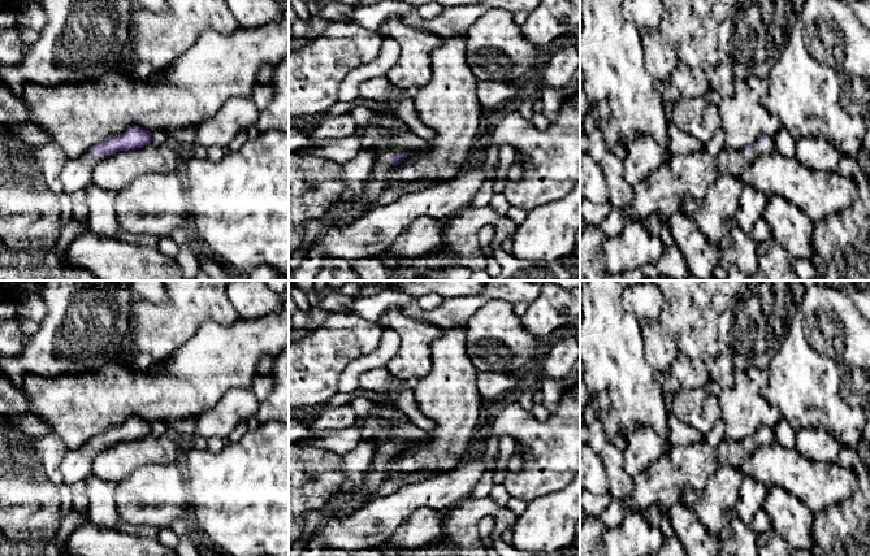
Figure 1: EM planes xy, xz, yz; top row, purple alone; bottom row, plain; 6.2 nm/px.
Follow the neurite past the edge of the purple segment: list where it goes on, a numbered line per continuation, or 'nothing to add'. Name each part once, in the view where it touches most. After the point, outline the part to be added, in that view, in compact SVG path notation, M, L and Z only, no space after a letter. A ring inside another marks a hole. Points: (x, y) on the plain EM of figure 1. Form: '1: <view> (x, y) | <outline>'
1: xz (384, 433) | M369 414L362 420L362 438L376 444L376 456L371 470L364 475L363 483L354 487L349 504L336 517L347 517L371 501L371 495L386 478L388 462L393 452L388 447L408 443L417 433L411 421L393 421L377 414Z

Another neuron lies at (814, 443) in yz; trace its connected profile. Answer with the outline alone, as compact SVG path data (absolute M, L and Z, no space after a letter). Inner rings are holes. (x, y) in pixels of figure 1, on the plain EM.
M804 427L796 431L795 449L813 461L835 462L843 446L822 427Z

